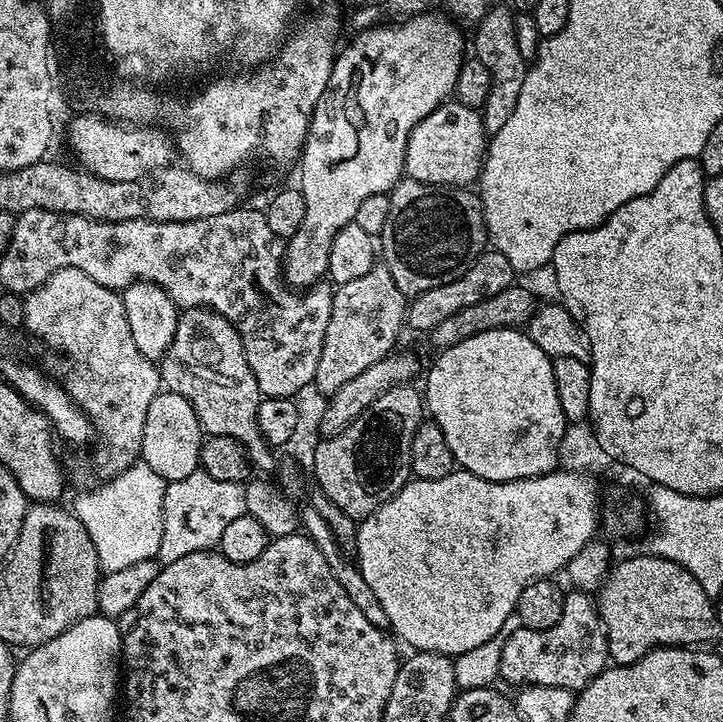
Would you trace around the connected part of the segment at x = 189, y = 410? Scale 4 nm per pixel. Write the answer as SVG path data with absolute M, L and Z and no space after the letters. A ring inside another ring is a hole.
M161 390L146 410L139 459L166 481L190 478L190 474L200 468L200 447L205 439L206 433L198 422L198 414L194 414L194 406L190 406L182 394Z

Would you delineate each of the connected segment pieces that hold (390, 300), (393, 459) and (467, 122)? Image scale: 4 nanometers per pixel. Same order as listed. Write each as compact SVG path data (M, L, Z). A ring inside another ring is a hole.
M373 266L362 278L339 285L332 294L332 313L322 342L322 354L318 358L318 370L314 383L325 394L336 392L340 386L357 377L397 346L400 327L406 324L406 298L402 290L390 278L390 270Z
M398 384L378 397L338 434L321 439L314 454L311 475L320 488L346 514L363 518L377 512L412 476L410 446L420 424L426 420L426 405L419 387Z
M445 102L419 120L404 151L407 179L441 186L468 186L479 177L486 155L484 117L465 104Z

